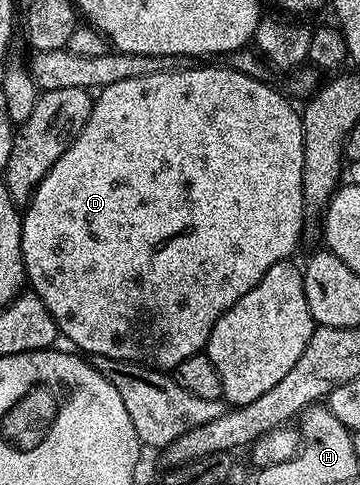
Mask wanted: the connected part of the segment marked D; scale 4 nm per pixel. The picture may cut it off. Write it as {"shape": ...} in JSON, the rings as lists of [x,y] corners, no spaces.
{"shape":[[[180,66],[174,72],[158,72],[157,74],[145,74],[141,78],[125,78],[125,82],[113,82],[113,86],[105,86],[98,89],[91,105],[91,113],[85,122],[83,129],[75,133],[71,145],[53,162],[53,166],[45,174],[45,178],[32,192],[30,200],[26,201],[25,211],[21,216],[23,225],[21,226],[21,254],[23,255],[23,271],[26,283],[30,291],[36,292],[45,302],[49,314],[57,322],[60,333],[64,337],[68,336],[74,347],[80,353],[90,354],[92,357],[104,356],[114,360],[129,360],[132,364],[141,364],[156,370],[174,370],[177,362],[185,362],[185,358],[193,358],[193,354],[204,351],[209,342],[209,334],[213,326],[239,301],[261,278],[265,278],[265,270],[269,266],[277,266],[277,262],[291,260],[294,257],[295,247],[299,244],[299,235],[303,232],[303,220],[305,221],[305,209],[303,206],[303,117],[281,93],[275,88],[270,88],[259,76],[246,76],[230,66],[223,68],[186,68]]]}

